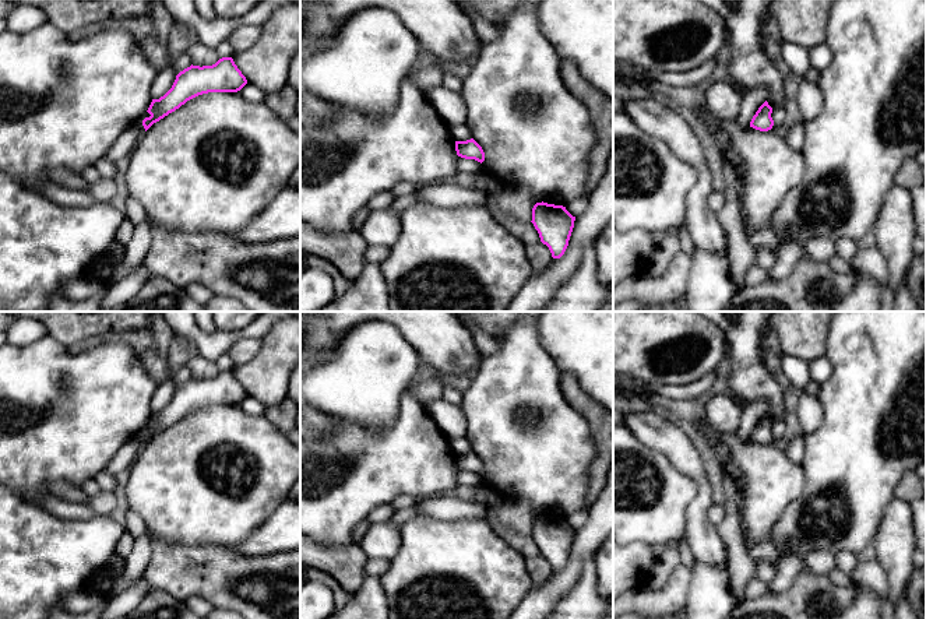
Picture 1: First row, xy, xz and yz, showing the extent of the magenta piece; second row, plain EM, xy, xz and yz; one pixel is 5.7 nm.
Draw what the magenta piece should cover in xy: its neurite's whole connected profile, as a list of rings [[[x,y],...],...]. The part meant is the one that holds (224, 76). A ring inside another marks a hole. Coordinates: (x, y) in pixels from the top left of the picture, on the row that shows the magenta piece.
[[[222,57],[212,66],[190,66],[180,71],[176,75],[176,80],[172,85],[172,88],[159,99],[152,99],[148,113],[149,117],[145,117],[142,120],[142,126],[145,131],[156,122],[168,116],[169,113],[179,109],[182,105],[184,105],[187,101],[203,95],[208,92],[237,92],[247,84],[246,77],[242,74],[242,71],[237,68],[232,57]]]

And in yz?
[[[765,101],[758,110],[756,112],[756,115],[753,116],[751,122],[750,122],[750,127],[760,130],[760,131],[768,131],[772,129],[774,126],[774,120],[771,117],[772,113],[772,108],[768,105],[768,102]]]

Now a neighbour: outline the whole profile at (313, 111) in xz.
[[[300,94],[300,124],[328,126],[334,120],[332,109],[323,101]]]

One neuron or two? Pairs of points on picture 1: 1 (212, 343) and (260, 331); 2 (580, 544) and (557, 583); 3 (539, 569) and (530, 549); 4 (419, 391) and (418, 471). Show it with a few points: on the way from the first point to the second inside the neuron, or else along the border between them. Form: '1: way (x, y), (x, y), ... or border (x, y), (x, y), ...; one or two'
1: way (224, 340), (249, 331); one
2: way (580, 554), (567, 573); one
3: border (539, 554), (525, 558); two
4: border (409, 389), (409, 393), (426, 411); two

